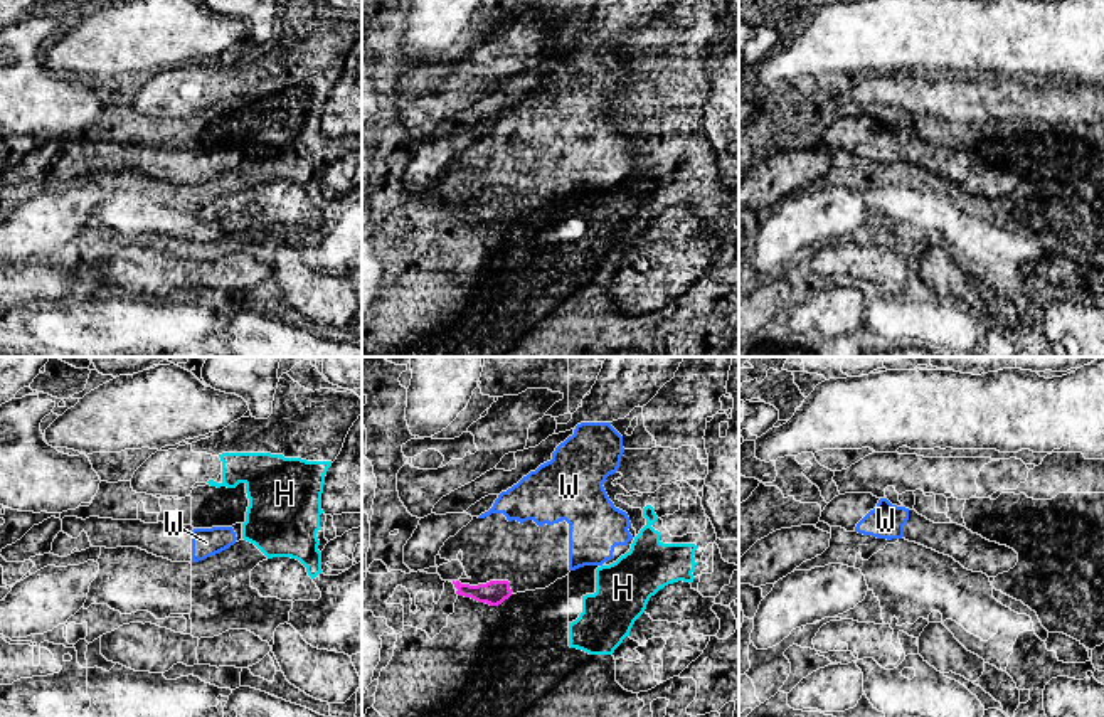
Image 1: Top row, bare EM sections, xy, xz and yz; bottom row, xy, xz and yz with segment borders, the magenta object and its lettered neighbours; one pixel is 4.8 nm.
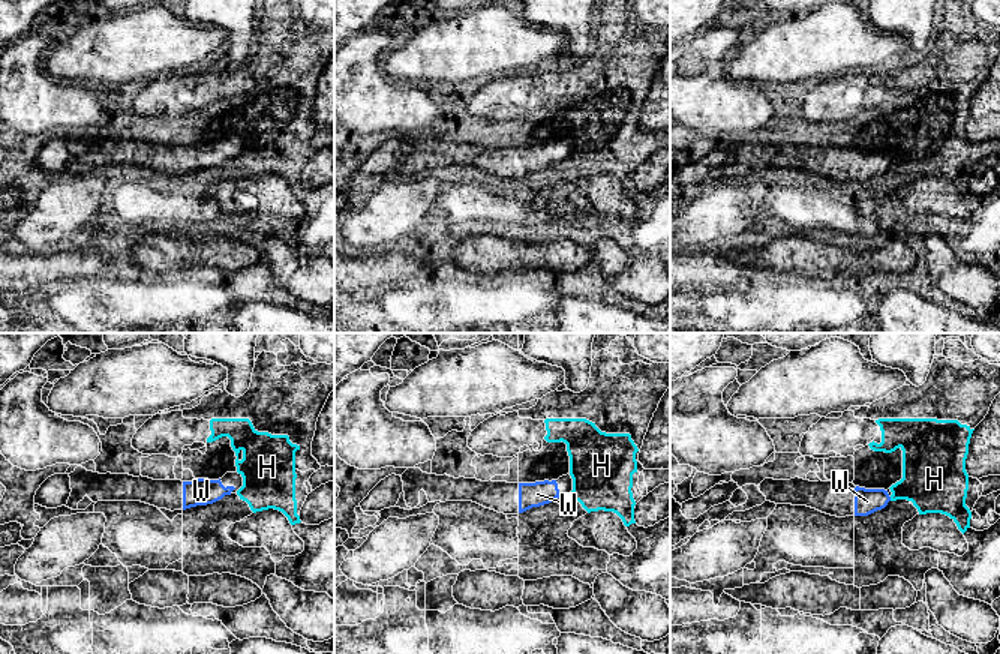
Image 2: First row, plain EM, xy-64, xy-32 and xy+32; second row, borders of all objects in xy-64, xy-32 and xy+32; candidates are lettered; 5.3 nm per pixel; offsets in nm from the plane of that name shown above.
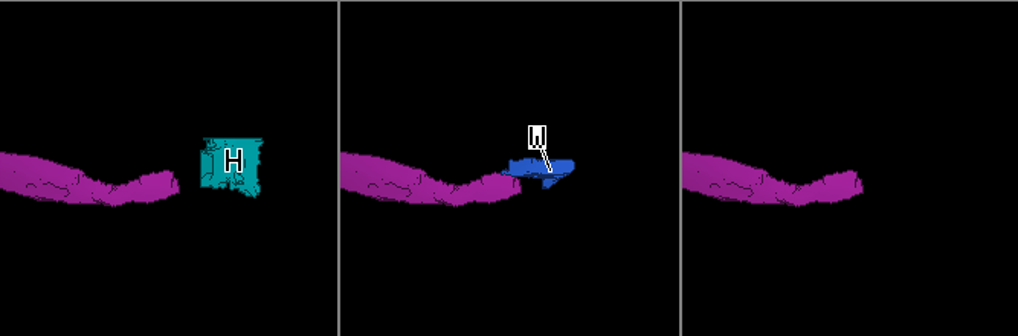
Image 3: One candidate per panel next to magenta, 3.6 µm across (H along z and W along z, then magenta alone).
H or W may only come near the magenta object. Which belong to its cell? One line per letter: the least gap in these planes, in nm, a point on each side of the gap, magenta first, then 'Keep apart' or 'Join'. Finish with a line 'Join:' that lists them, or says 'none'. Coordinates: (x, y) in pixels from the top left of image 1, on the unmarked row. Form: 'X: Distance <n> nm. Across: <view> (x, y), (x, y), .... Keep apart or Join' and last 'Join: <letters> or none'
H: Distance 320 nm. Across: xz (510, 217), (569, 246). Keep apart
W: Distance 280 nm. Across: xz (507, 204), (520, 145). Join
Join: W

